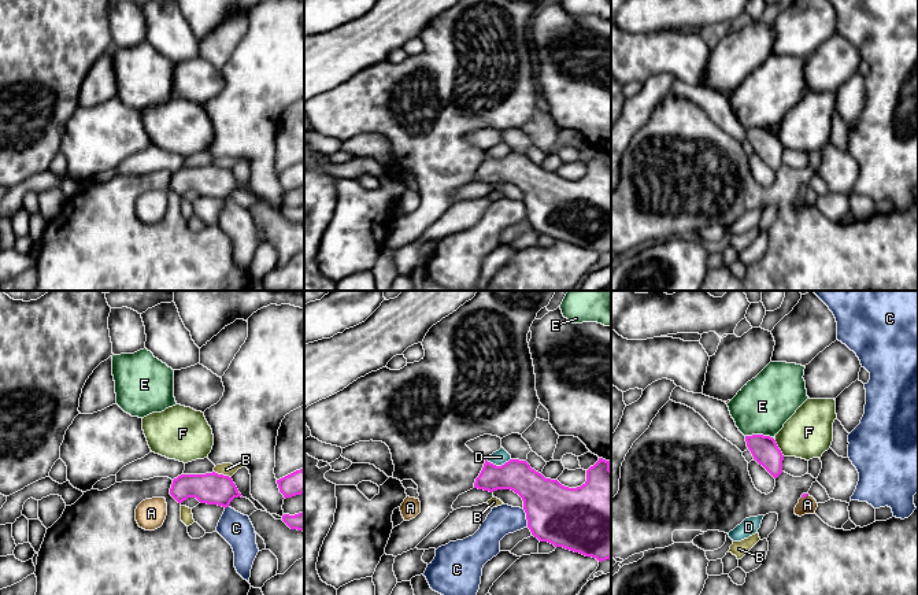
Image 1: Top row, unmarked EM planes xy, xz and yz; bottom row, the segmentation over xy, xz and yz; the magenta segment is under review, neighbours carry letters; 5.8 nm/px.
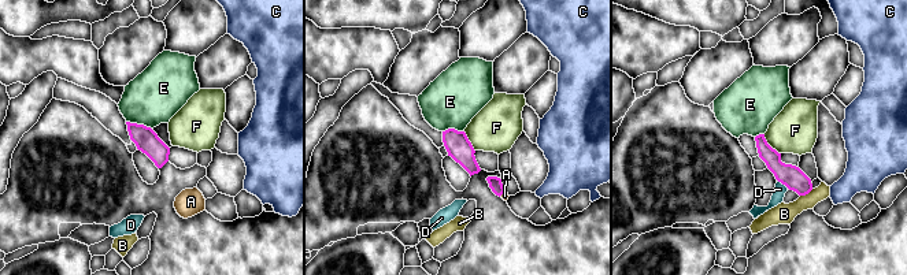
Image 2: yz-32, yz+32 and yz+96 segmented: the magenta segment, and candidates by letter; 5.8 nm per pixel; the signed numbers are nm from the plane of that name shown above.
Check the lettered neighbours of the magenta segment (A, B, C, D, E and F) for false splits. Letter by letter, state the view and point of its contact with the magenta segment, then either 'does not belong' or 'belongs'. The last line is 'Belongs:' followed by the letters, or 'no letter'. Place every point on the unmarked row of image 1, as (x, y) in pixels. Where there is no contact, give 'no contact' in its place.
A: yz (804, 189) | belongs
B: xy (222, 167) | does not belong
C: xz (526, 210) | does not belong
D: xz (498, 159) | does not belong
E: yz (759, 128) | does not belong
F: yz (778, 141) | does not belong
Belongs: A

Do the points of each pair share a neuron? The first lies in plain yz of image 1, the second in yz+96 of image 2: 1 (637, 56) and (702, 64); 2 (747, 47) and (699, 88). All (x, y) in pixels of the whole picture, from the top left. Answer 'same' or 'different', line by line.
1: different
2: same

